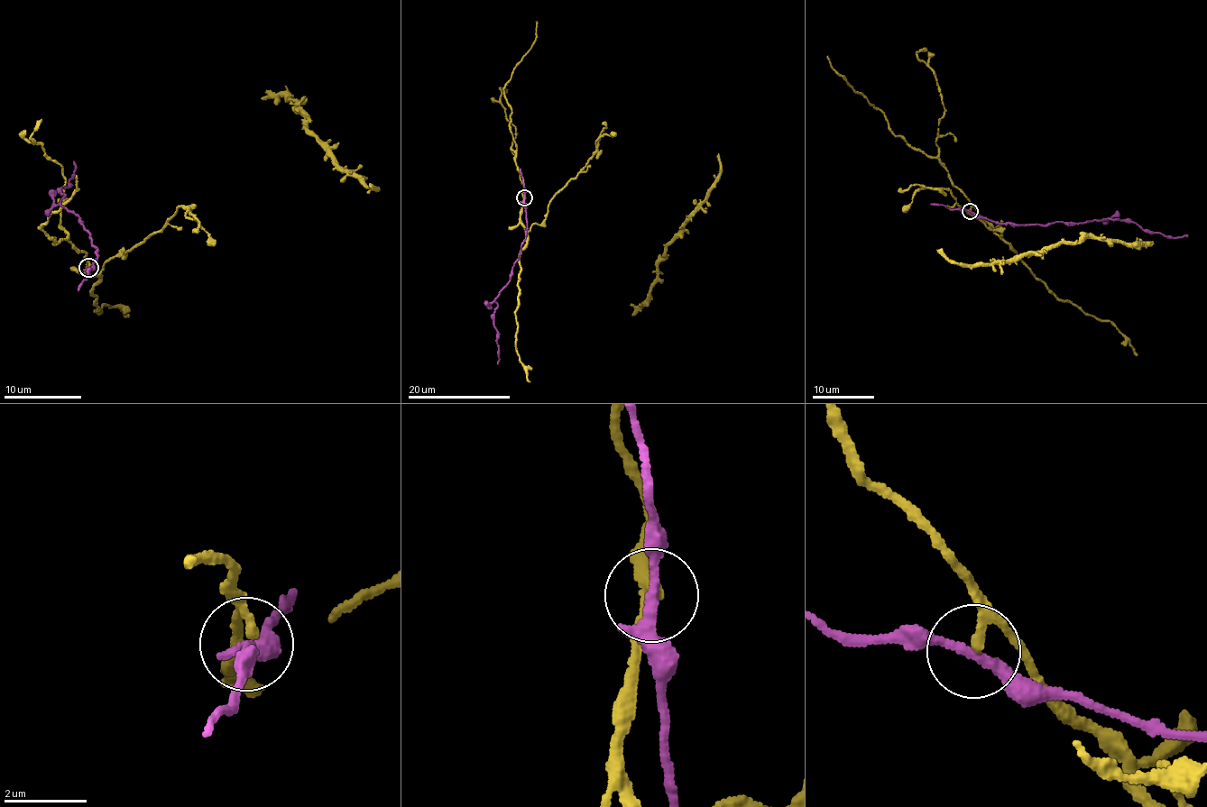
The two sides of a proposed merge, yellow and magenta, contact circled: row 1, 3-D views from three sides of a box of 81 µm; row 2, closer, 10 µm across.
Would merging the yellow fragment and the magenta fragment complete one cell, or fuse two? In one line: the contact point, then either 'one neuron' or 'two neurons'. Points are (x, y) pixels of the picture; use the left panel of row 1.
at (88, 267); two neurons

